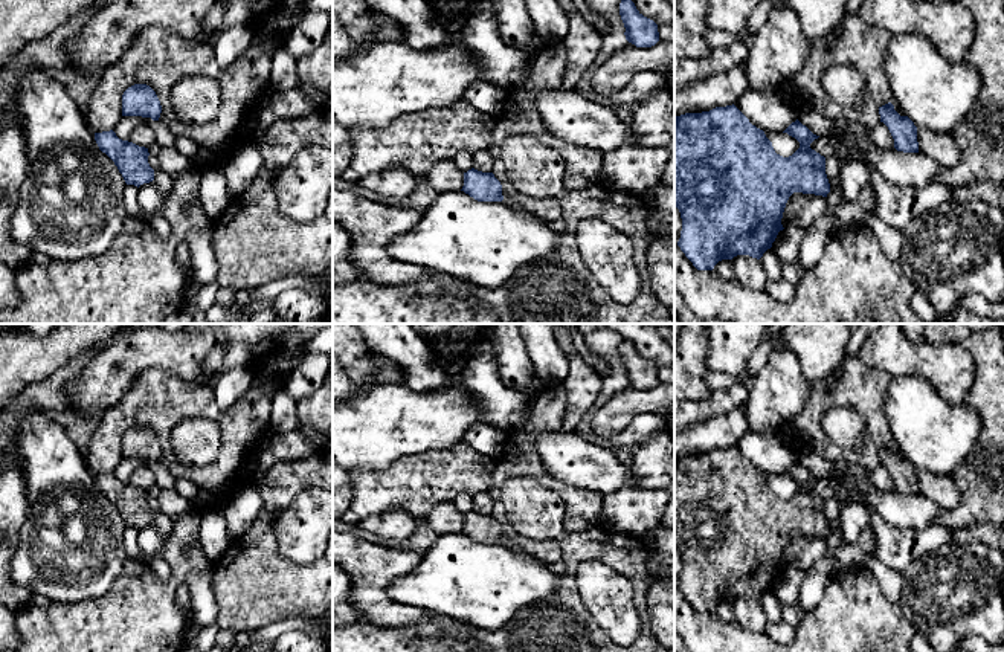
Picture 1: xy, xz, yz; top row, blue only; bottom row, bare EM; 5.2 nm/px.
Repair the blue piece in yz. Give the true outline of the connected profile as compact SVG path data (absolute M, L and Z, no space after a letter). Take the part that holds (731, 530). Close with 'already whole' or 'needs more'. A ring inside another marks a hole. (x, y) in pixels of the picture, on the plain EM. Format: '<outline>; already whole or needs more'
M734 446L674 458L674 548L682 560L677 588L697 612L713 612L719 603L732 602L737 597L760 602L772 589L778 574L784 571L781 560L793 534L822 539L830 534L825 499L810 490L819 478L798 461L783 475L800 484L800 490L789 499L777 496L764 473L752 467Z; already whole

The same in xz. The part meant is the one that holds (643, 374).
M630 341L619 345L619 357L626 370L626 382L636 389L652 389L659 383L658 366L644 359Z; already whole

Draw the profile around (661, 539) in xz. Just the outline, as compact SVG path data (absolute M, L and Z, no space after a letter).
M661 524L644 533L639 539L647 550L655 550L674 557L674 528Z

